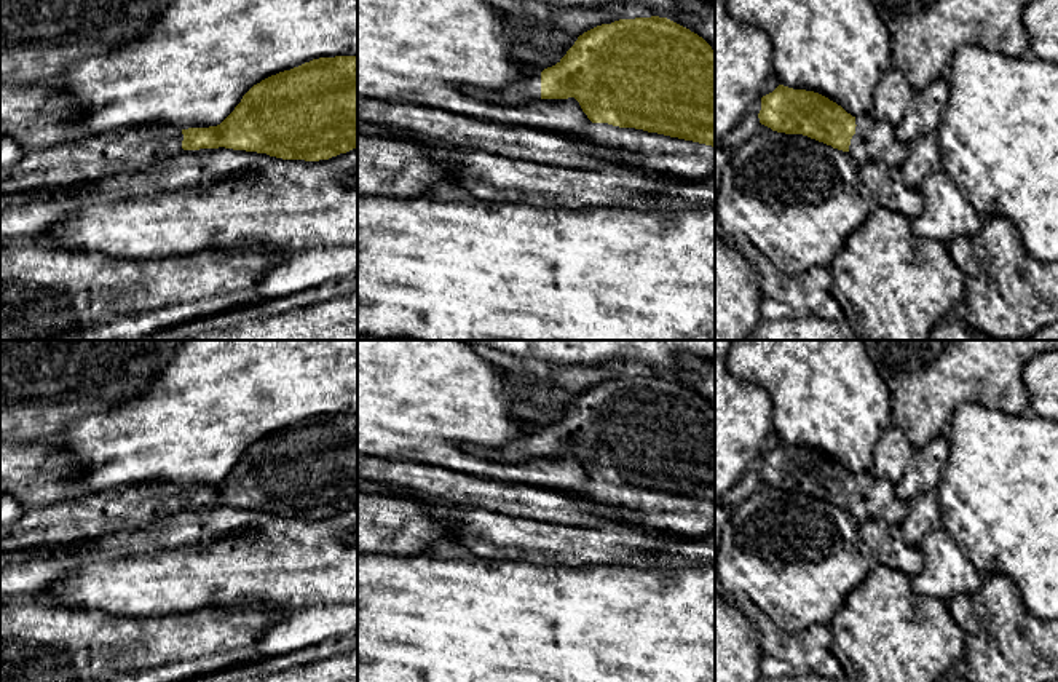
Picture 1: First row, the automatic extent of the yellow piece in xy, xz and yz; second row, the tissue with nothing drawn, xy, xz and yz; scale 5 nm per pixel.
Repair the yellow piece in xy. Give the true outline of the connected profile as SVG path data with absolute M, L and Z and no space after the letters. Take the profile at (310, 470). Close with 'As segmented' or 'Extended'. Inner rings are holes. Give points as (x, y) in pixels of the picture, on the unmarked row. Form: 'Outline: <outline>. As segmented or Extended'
Outline: M357 414L319 415L254 442L217 484L148 486L124 484L101 494L26 508L11 525L0 527L0 551L77 543L107 533L153 525L179 508L233 506L266 511L282 517L319 519L357 505Z. Extended

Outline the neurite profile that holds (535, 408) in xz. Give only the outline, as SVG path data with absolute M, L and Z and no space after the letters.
M498 367L501 377L519 393L512 414L517 420L527 423L535 433L555 423L574 402L579 393L571 393L567 402L554 404L547 388L536 387L530 375L509 367Z

